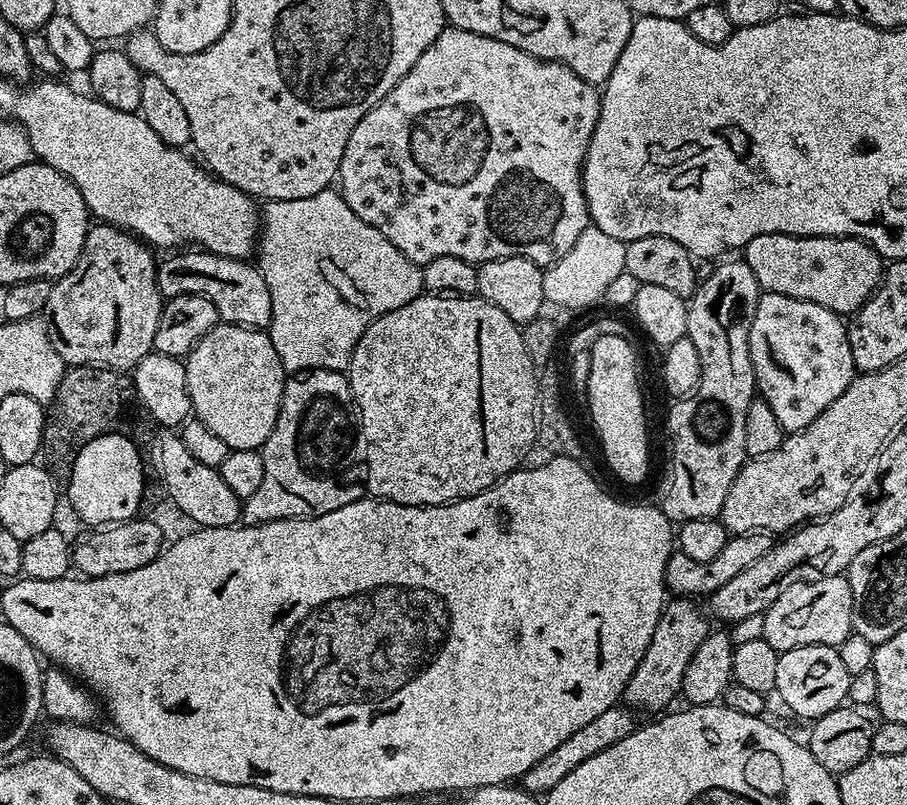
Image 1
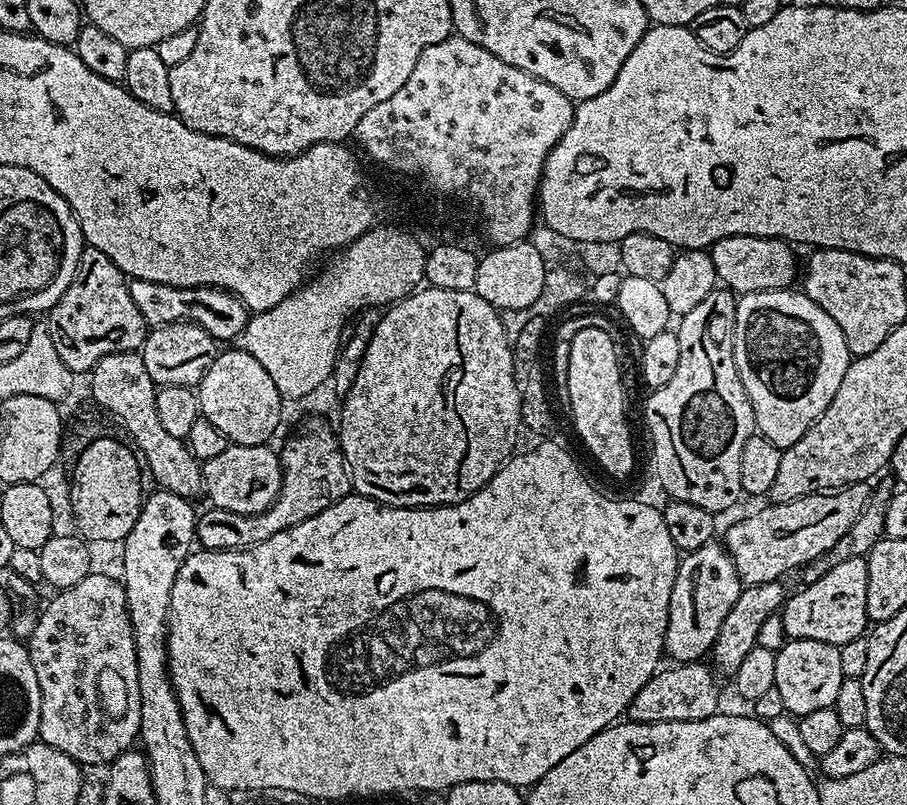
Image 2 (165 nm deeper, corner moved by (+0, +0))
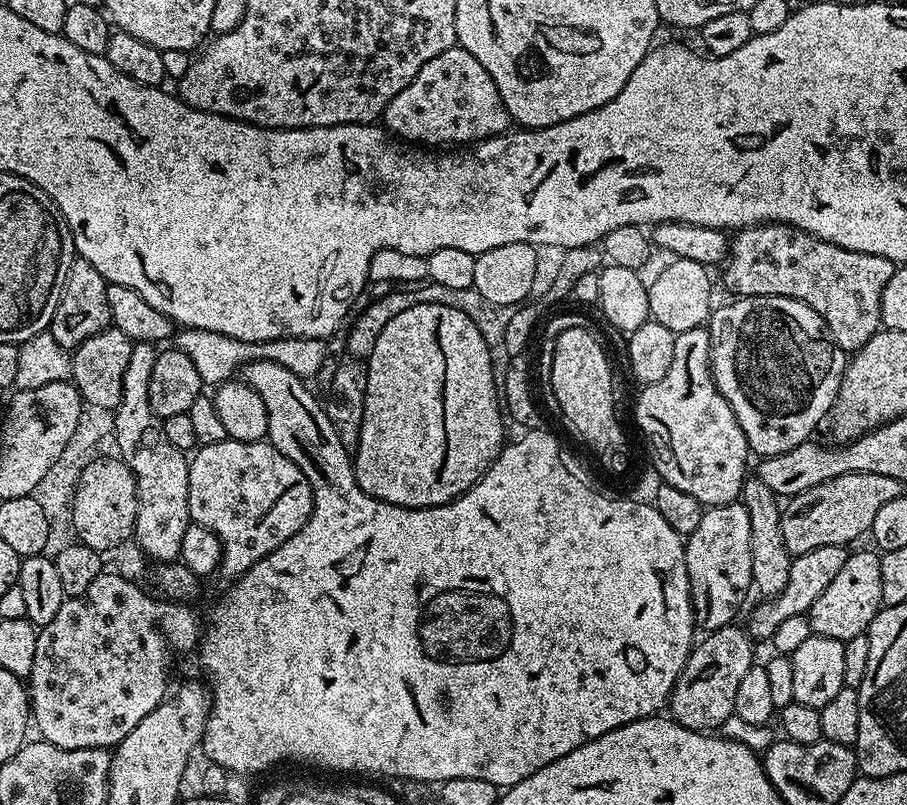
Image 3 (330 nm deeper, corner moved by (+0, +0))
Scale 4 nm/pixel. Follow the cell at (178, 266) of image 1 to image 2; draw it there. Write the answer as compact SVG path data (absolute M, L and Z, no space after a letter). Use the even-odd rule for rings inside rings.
M129 279L130 298L134 298L134 306L142 312L142 318L150 326L173 324L175 320L189 320L191 324L202 326L217 342L235 341L248 325L250 313L232 292L222 288L175 288L162 282L146 282Z

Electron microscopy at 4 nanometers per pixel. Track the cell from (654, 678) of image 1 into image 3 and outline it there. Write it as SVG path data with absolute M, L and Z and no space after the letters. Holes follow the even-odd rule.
M742 502L717 504L702 514L702 522L684 540L684 557L688 586L692 589L692 609L696 611L696 623L701 629L725 628L733 623L748 596L753 591L752 563L750 562L750 514Z

